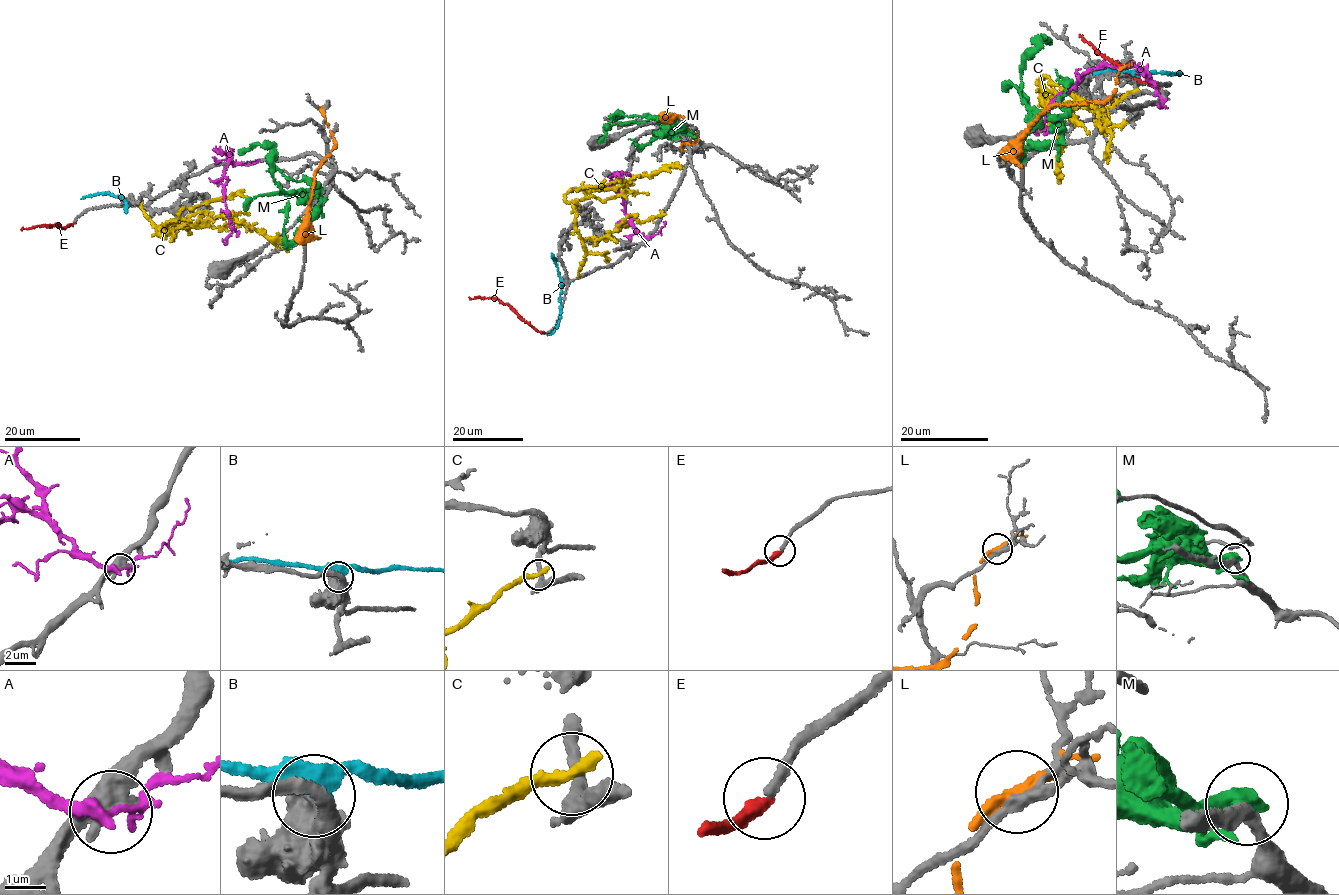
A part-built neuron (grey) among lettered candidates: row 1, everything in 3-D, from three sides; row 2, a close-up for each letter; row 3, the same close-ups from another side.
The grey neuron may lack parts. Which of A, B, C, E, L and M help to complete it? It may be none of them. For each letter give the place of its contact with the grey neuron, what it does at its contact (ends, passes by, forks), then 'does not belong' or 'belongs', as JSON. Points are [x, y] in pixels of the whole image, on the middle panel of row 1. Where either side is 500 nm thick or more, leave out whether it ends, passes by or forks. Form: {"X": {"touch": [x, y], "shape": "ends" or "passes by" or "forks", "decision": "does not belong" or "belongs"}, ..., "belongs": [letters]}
{"A": {"touch": [649, 237], "shape": "forks", "decision": "does not belong"}, "B": {"touch": [562, 282], "decision": "does not belong"}, "C": {"touch": [579, 276], "shape": "ends", "decision": "does not belong"}, "E": {"touch": [542, 332], "shape": "ends", "decision": "belongs"}, "L": {"touch": [682, 145], "shape": "passes by", "decision": "does not belong"}, "M": {"touch": [692, 132], "decision": "does not belong"}, "belongs": ["E"]}

